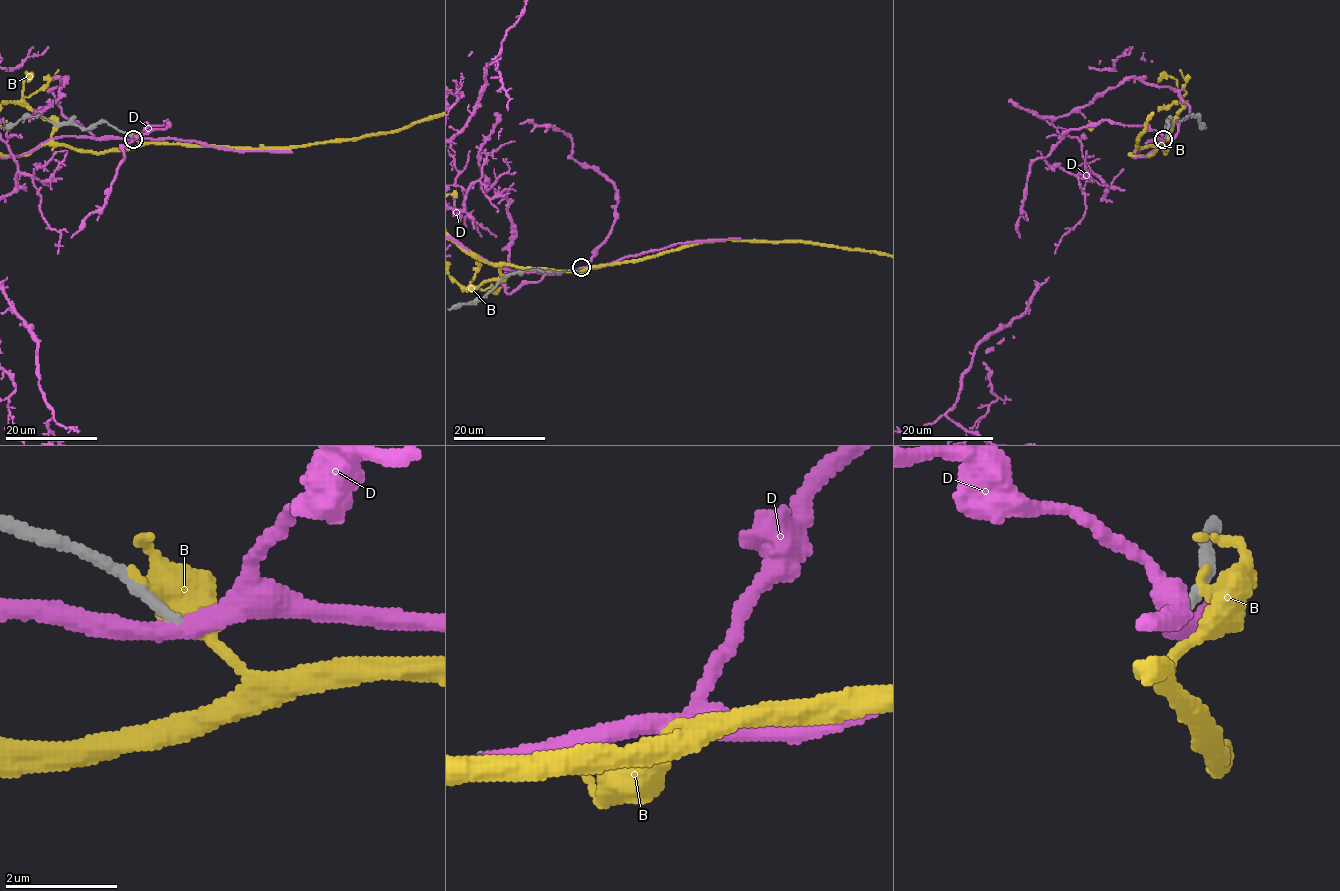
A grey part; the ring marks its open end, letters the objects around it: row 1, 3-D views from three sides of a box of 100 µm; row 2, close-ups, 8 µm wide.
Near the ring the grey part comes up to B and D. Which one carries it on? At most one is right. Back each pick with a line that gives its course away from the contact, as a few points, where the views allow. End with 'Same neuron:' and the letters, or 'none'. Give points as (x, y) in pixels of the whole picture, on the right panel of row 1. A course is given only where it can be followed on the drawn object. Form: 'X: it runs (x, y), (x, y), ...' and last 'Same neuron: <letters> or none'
Same neuron: none

